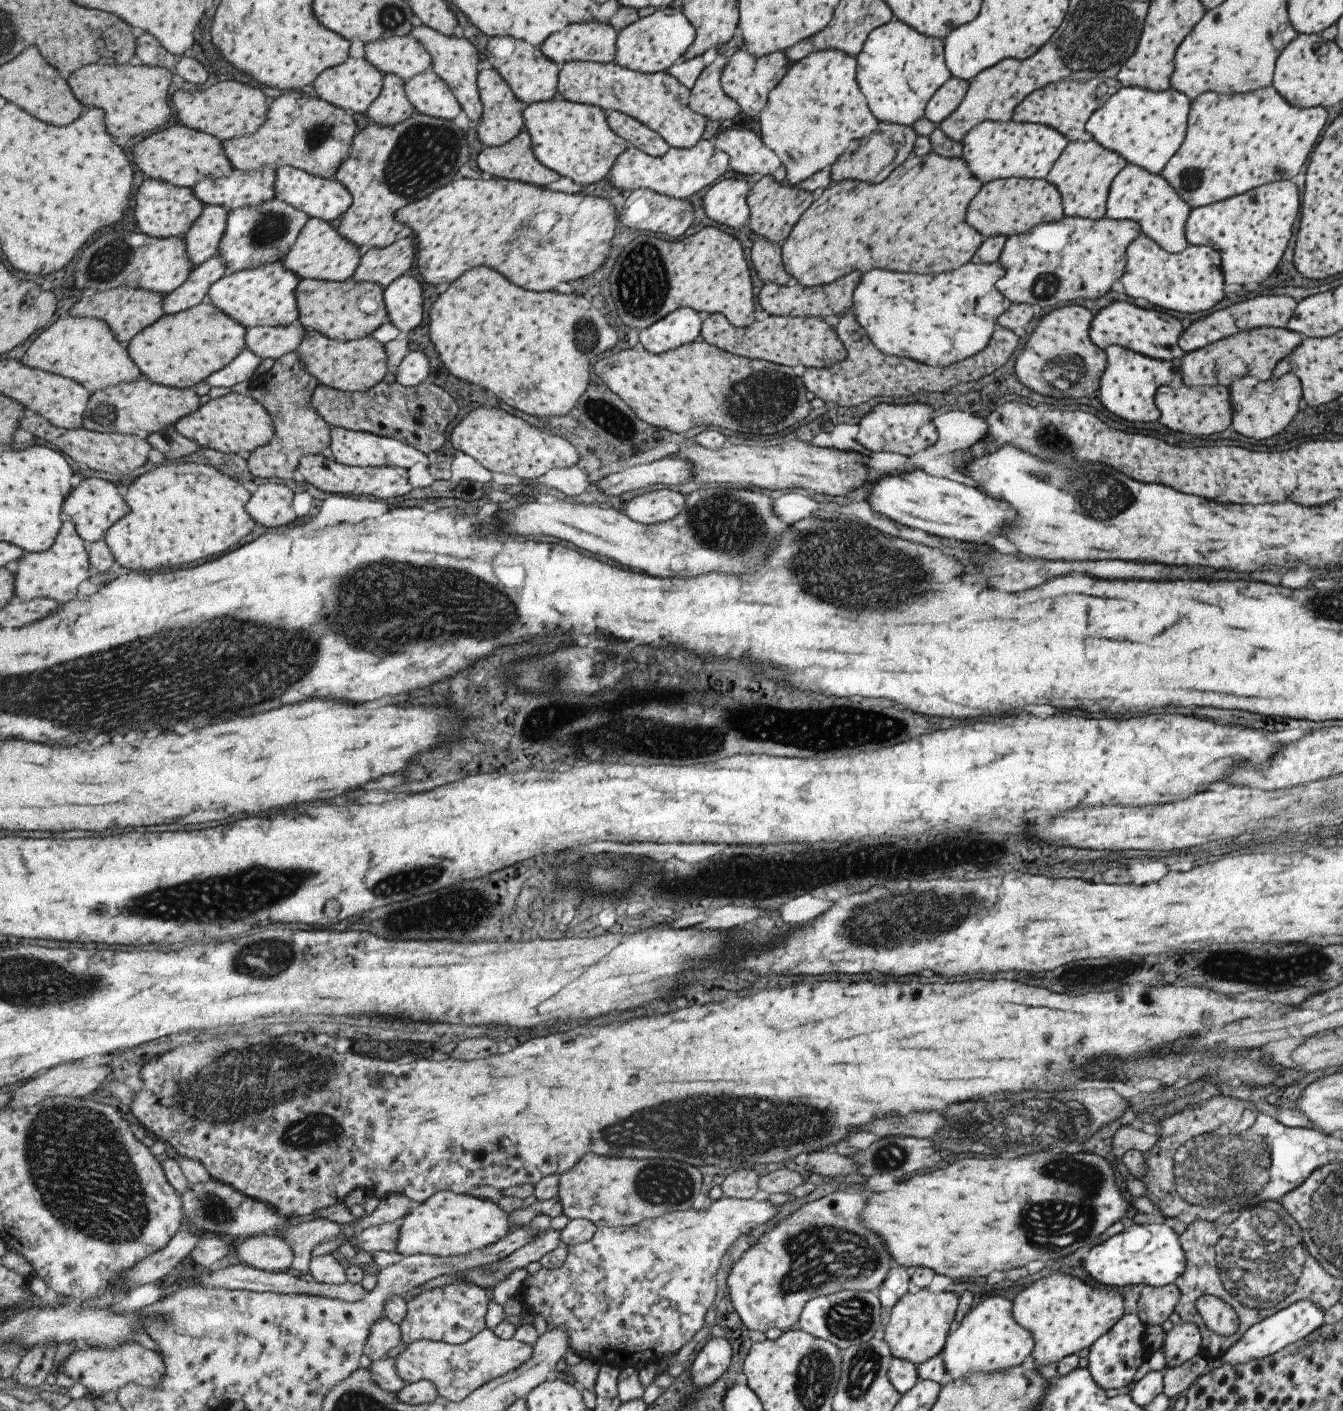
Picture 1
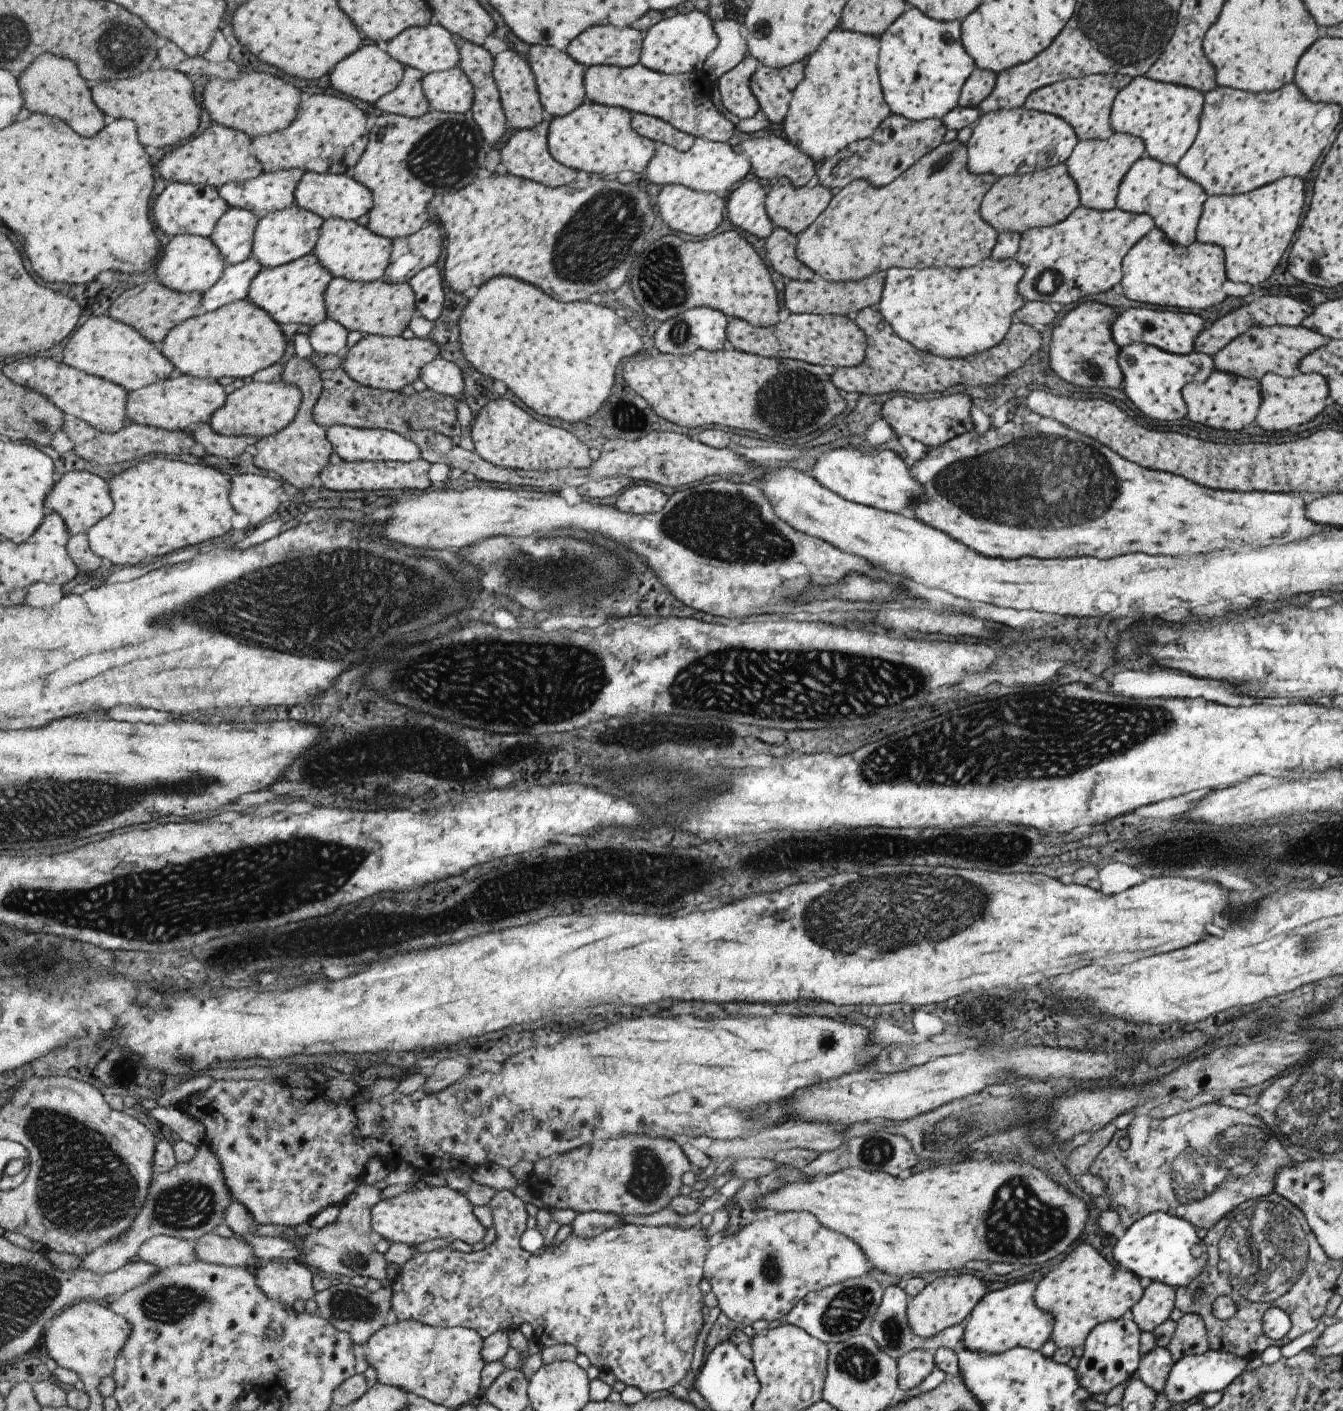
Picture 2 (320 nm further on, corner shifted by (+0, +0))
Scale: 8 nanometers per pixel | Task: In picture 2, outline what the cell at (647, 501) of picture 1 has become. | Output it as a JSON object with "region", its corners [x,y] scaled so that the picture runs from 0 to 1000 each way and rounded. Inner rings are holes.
{"region":[[[477,343],[467,344],[465,348],[459,352],[456,359],[463,364],[480,365],[492,362],[497,354],[489,346]]]}

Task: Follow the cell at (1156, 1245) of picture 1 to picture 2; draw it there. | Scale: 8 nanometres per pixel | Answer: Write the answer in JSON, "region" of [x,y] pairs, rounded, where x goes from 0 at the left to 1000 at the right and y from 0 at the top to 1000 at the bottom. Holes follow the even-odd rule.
{"region":[[[864,858],[858,859],[846,865],[831,880],[828,884],[829,896],[843,901],[847,906],[853,905],[876,914],[885,910],[897,897],[899,893],[899,884],[896,878],[893,878],[890,870],[879,863],[876,863]]]}

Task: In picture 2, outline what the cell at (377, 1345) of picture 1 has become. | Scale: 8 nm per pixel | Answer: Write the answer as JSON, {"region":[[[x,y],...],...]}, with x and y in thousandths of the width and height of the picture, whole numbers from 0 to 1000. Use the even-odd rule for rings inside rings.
{"region":[[[249,909],[241,915],[237,915],[234,921],[236,924],[236,930],[240,933],[242,933],[255,944],[259,944],[264,953],[270,954],[281,943],[296,936],[292,928],[292,918],[292,910],[278,916],[265,912],[261,909],[258,910]]]}

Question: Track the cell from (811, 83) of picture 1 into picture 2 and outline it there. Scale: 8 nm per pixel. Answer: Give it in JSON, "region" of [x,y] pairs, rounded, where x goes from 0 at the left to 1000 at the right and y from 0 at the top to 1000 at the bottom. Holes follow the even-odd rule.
{"region":[[[620,21],[610,30],[608,35],[601,40],[598,55],[590,63],[587,79],[582,85],[587,99],[600,108],[606,115],[614,113],[636,99],[645,99],[663,80],[657,67],[654,56],[653,43],[655,27],[649,25]]]}

